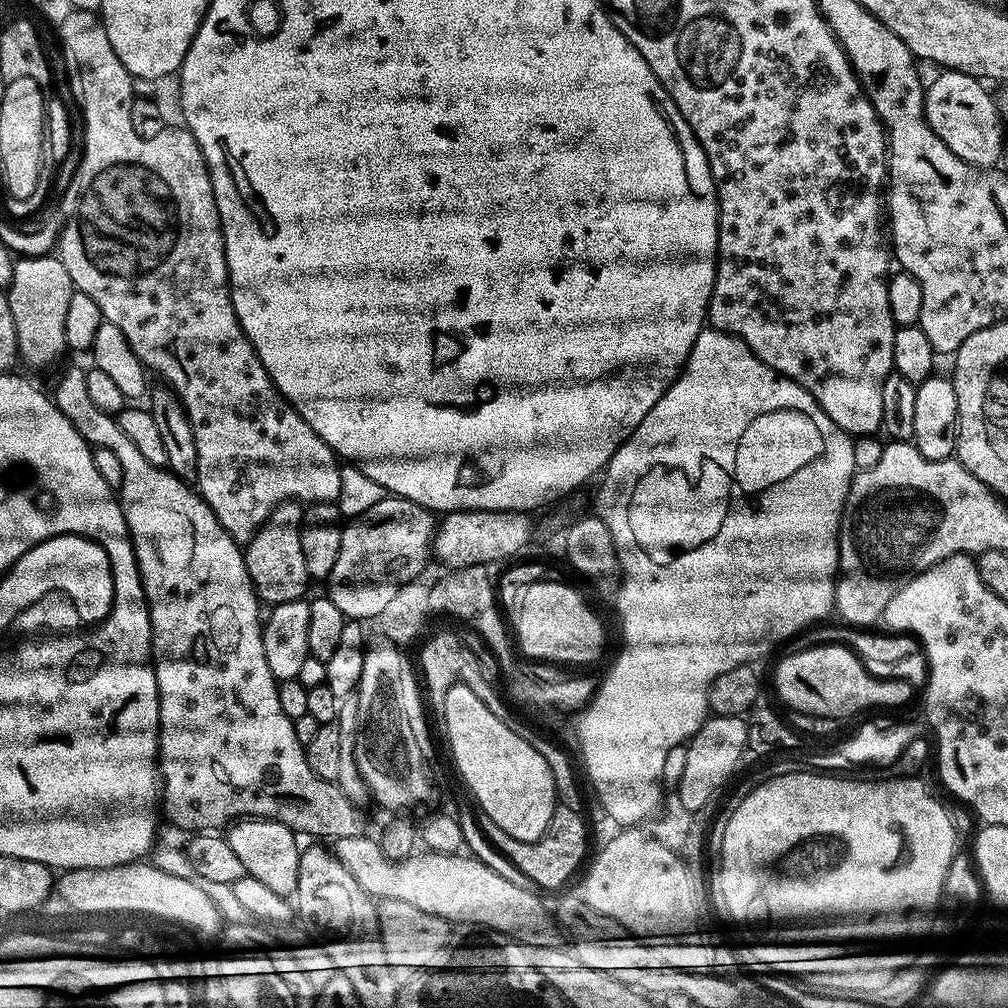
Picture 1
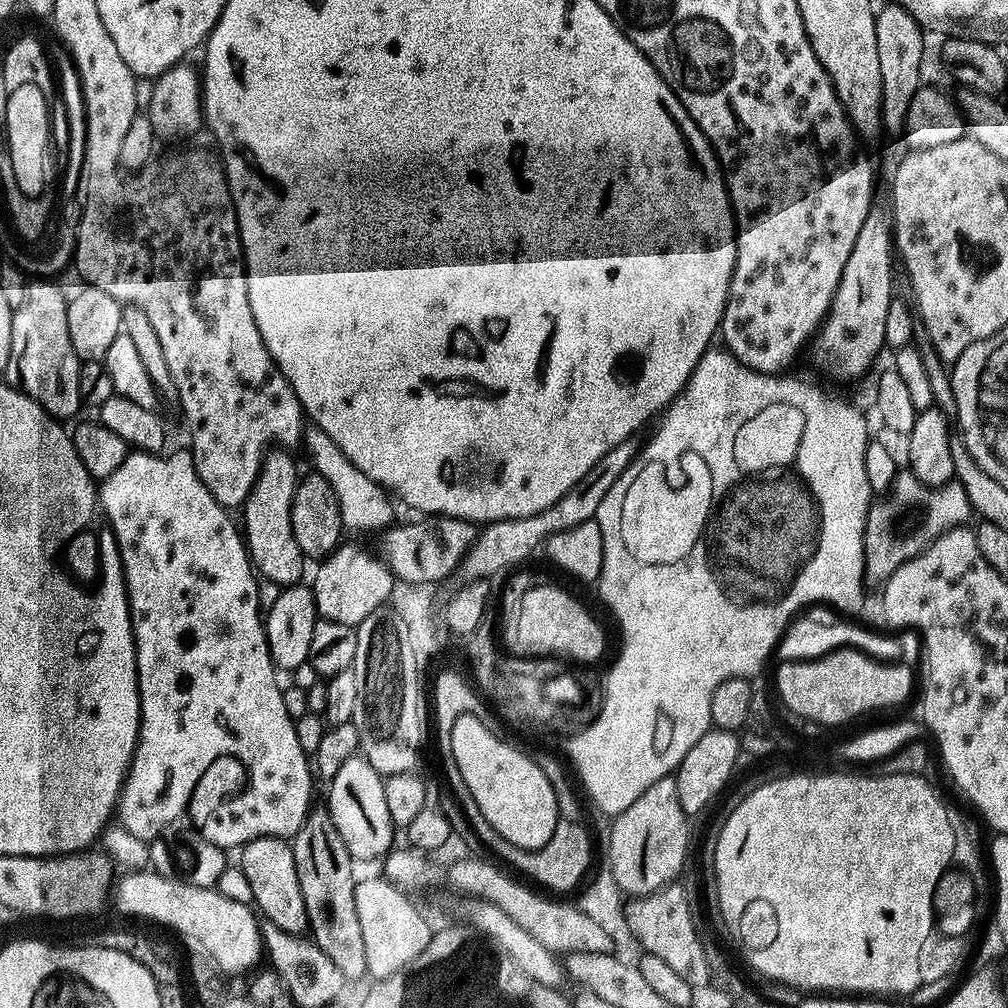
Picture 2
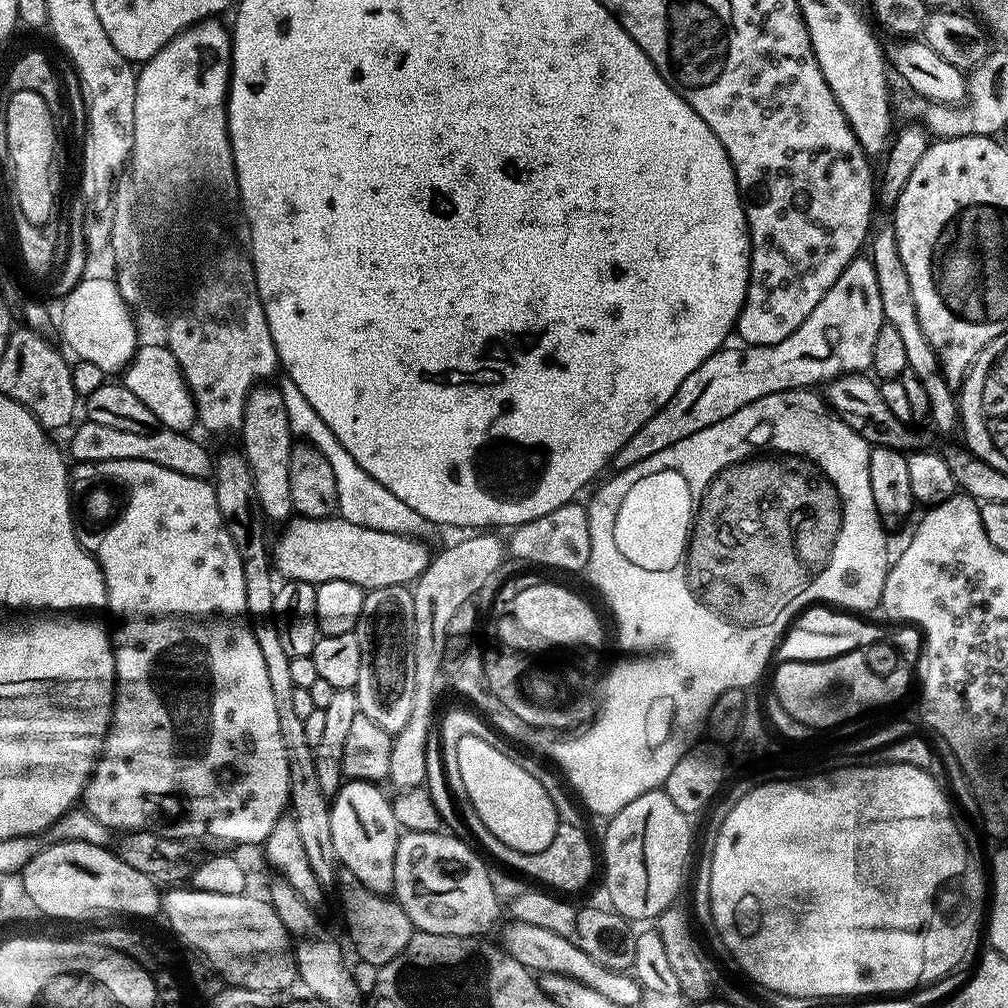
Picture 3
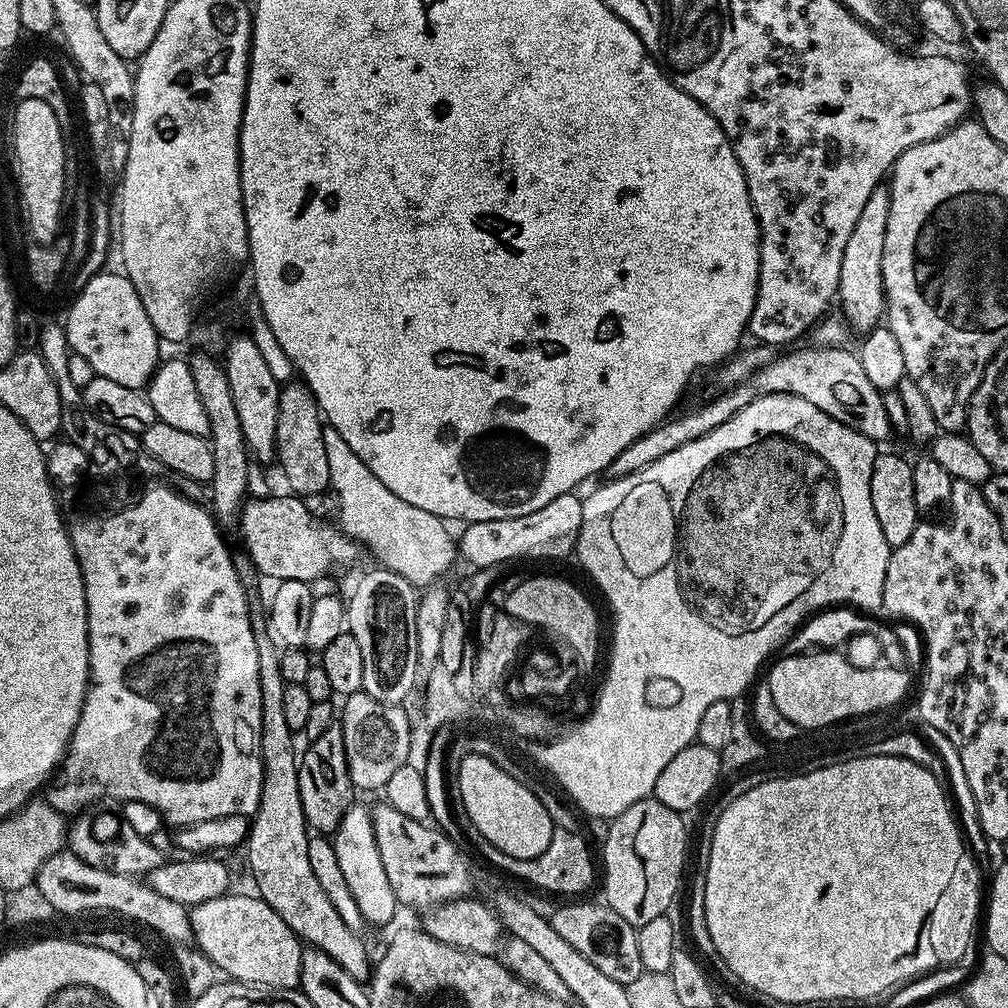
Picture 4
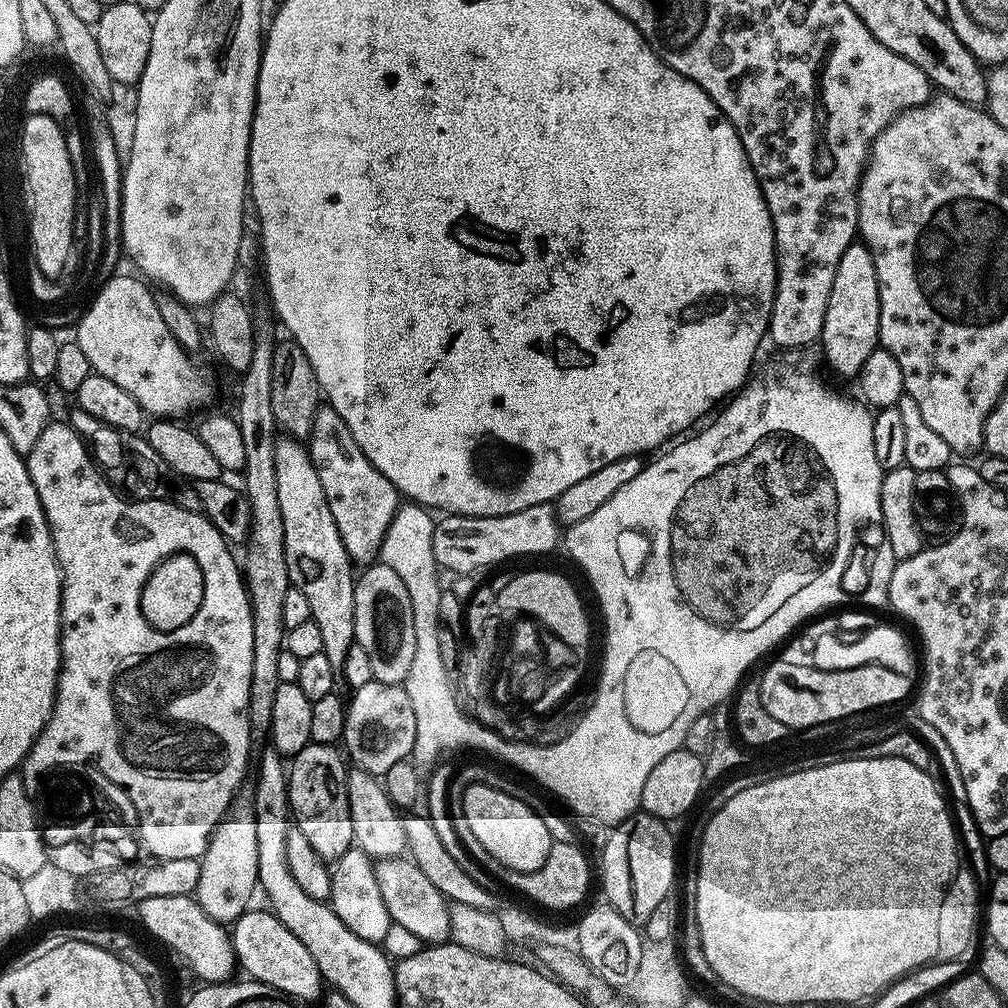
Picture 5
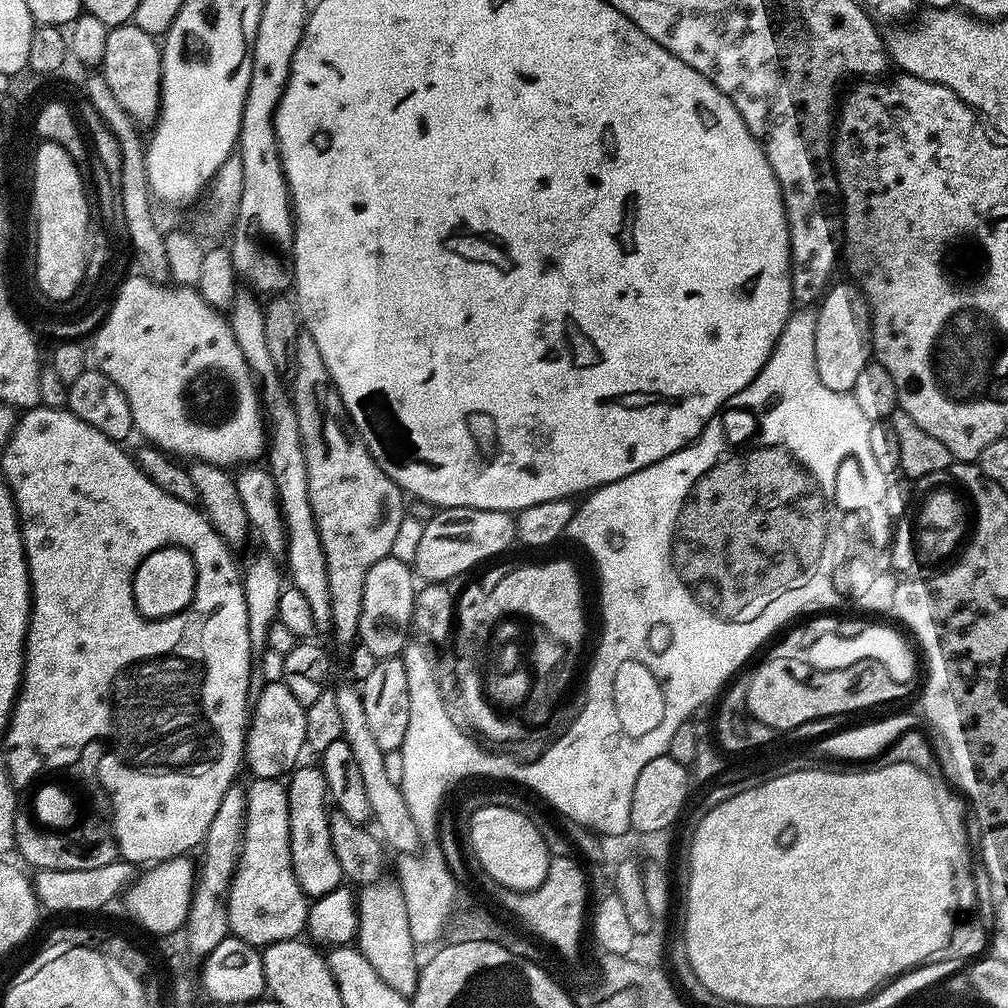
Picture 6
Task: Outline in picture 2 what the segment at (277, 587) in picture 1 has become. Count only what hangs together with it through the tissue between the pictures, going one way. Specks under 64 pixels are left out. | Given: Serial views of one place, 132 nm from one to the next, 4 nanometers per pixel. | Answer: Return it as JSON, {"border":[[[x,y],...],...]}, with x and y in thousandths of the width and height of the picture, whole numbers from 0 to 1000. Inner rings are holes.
{"border":[[[267,447],[254,468],[250,486],[240,501],[240,531],[246,545],[251,564],[273,581],[299,578],[304,553],[292,538],[292,526],[288,522],[288,506],[296,479],[296,467],[286,448]]]}

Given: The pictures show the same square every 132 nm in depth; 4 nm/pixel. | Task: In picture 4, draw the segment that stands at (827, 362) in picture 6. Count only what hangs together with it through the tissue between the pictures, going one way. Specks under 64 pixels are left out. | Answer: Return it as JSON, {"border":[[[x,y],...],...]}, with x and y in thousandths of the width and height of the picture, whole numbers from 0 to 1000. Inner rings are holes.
{"border":[[[874,181],[863,191],[863,197],[859,199],[859,204],[847,223],[847,229],[839,239],[839,249],[835,252],[835,268],[831,276],[831,306],[846,330],[864,329],[874,320],[879,310],[875,252],[879,248],[879,220],[882,216],[883,188],[880,182]]]}

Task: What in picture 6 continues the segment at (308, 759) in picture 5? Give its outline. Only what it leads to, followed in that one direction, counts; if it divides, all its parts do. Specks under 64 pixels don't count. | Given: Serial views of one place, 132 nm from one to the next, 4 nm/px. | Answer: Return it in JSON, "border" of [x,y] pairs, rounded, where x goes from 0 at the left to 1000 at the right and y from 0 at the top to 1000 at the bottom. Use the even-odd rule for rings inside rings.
{"border":[[[316,760],[302,761],[295,761],[284,774],[288,800],[288,855],[292,871],[296,871],[296,879],[303,889],[313,891],[338,880],[341,864],[339,859],[335,859],[335,850],[327,835],[327,791],[321,765]]]}

